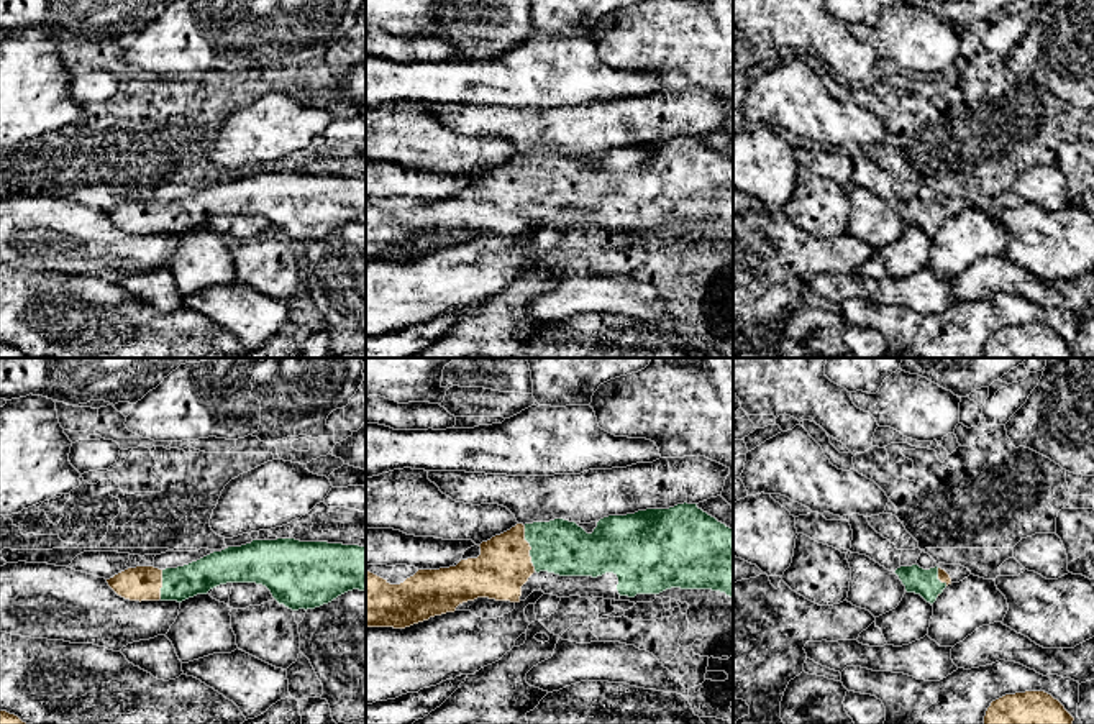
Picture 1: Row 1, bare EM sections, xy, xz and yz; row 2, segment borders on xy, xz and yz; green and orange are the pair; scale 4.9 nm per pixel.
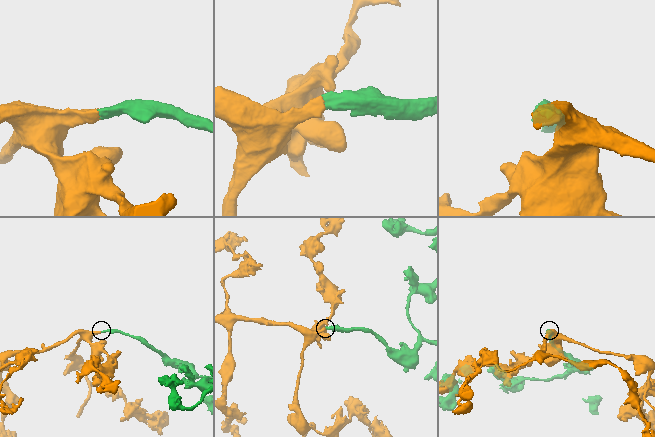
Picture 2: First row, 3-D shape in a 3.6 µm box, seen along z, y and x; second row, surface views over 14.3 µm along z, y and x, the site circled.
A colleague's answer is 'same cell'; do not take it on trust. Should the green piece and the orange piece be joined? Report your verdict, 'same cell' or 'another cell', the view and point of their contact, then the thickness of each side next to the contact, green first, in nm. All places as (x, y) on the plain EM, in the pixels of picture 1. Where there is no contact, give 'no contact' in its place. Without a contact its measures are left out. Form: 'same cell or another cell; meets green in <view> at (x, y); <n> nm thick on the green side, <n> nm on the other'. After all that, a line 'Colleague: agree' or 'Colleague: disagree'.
same cell; meets green in xz at (532, 181); 260 nm thick on the green side, 260 nm on the other
Colleague: agree

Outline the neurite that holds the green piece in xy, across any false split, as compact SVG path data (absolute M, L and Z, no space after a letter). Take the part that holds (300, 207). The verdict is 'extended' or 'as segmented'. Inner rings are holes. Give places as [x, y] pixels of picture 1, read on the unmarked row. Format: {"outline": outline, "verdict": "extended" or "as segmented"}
{"outline": "M295 171L253 172L177 200L128 200L107 215L118 228L139 235L159 231L182 235L197 227L207 227L220 217L256 215L266 218L279 236L292 243L307 243L328 236L348 223L366 223L366 179Z", "verdict": "extended"}

